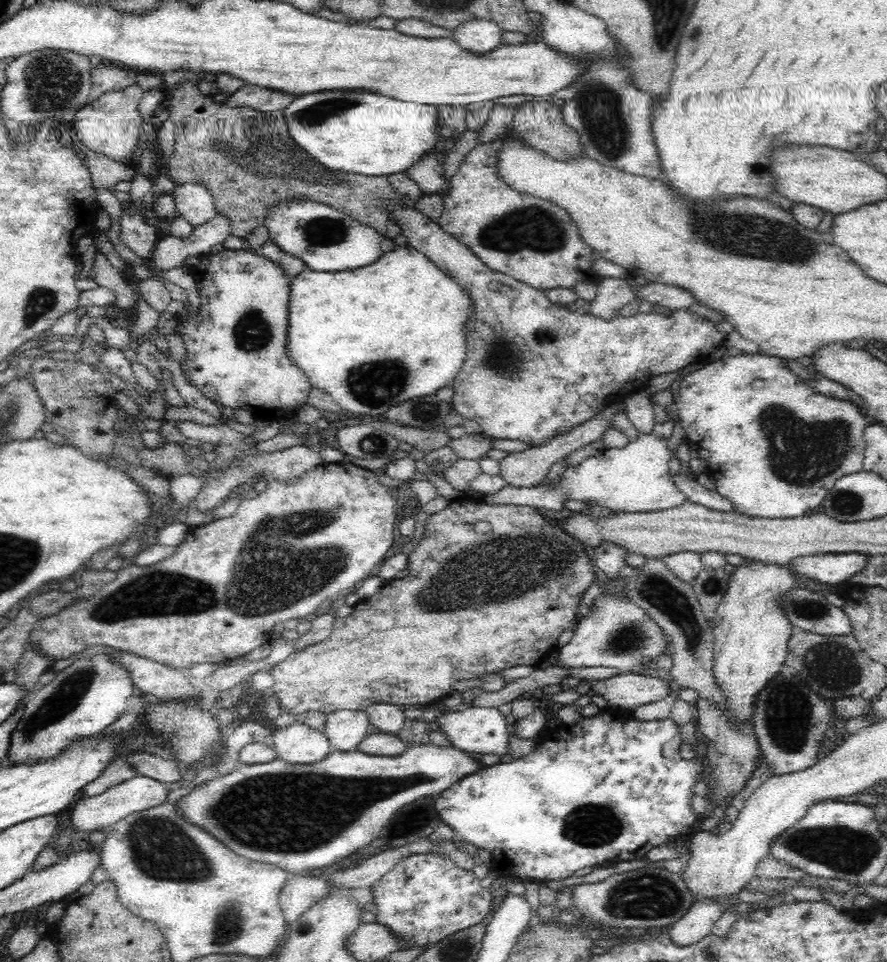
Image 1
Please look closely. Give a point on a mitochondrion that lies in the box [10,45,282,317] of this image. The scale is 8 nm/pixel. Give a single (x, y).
(52, 80)

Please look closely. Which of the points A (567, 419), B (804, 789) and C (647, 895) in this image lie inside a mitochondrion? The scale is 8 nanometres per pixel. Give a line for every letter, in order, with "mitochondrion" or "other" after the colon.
A: other
B: other
C: mitochondrion

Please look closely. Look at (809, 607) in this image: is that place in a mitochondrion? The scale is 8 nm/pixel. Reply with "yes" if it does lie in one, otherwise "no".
yes

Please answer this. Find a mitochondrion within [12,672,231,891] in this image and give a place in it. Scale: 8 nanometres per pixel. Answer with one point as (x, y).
(159, 848)

